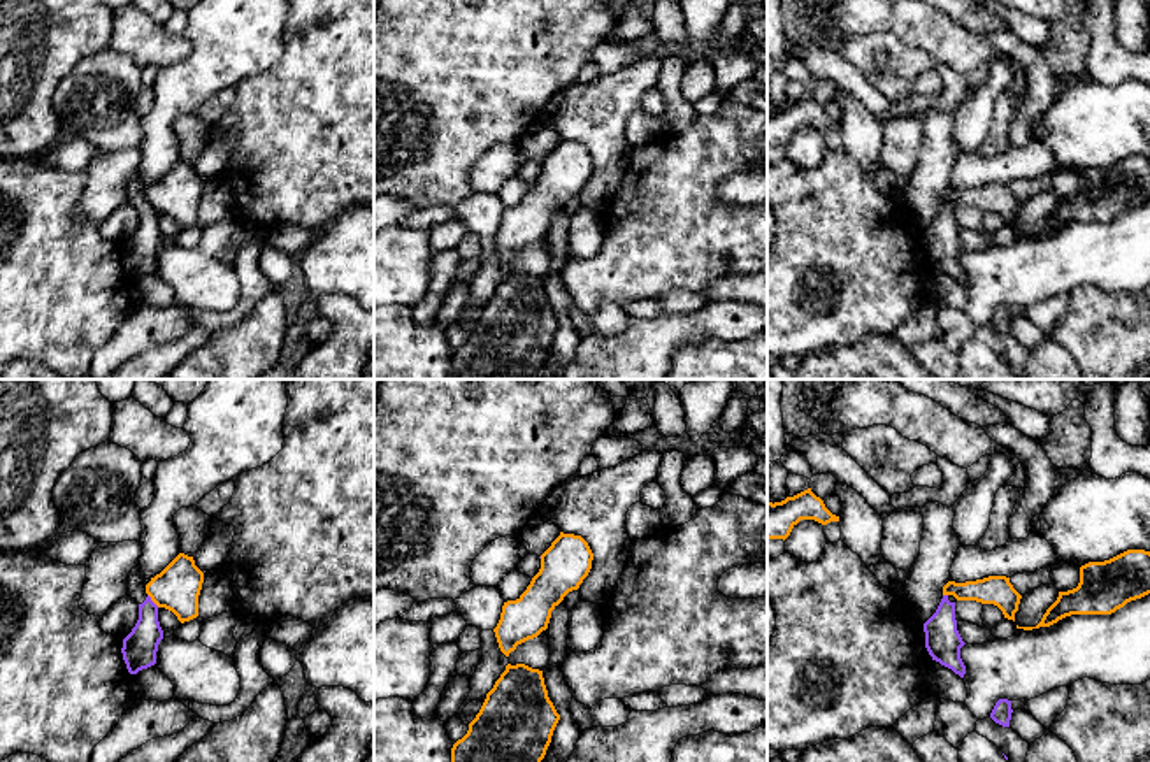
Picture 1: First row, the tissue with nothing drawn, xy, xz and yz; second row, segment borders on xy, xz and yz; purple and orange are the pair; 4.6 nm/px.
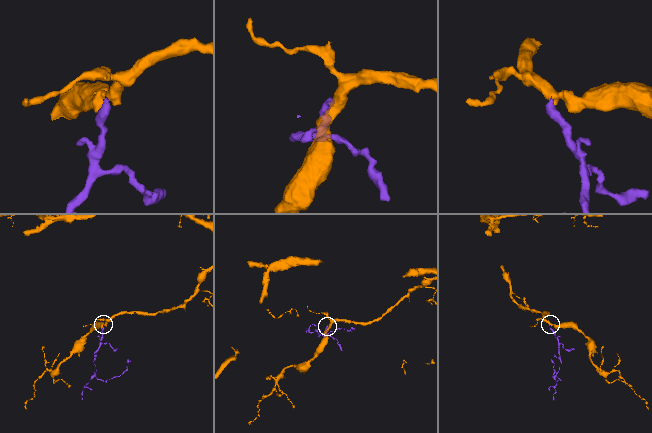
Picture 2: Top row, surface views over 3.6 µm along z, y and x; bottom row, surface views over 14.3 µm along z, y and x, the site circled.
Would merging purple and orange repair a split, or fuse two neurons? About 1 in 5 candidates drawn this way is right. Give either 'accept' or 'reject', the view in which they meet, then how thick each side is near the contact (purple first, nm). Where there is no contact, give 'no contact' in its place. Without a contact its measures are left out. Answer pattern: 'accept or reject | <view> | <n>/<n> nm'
reject | xy | 160/200 nm

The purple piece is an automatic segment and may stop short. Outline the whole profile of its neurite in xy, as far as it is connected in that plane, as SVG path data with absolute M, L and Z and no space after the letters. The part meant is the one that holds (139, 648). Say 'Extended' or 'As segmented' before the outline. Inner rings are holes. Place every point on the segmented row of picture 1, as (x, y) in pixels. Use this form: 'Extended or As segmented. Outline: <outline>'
Extended. Outline: M140 564L128 574L128 592L139 604L139 620L132 632L123 639L123 660L130 674L137 674L156 664L158 644L163 639L163 630L158 622L158 606L146 593Z

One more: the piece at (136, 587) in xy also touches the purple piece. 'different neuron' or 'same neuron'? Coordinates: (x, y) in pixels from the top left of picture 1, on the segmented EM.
same neuron

